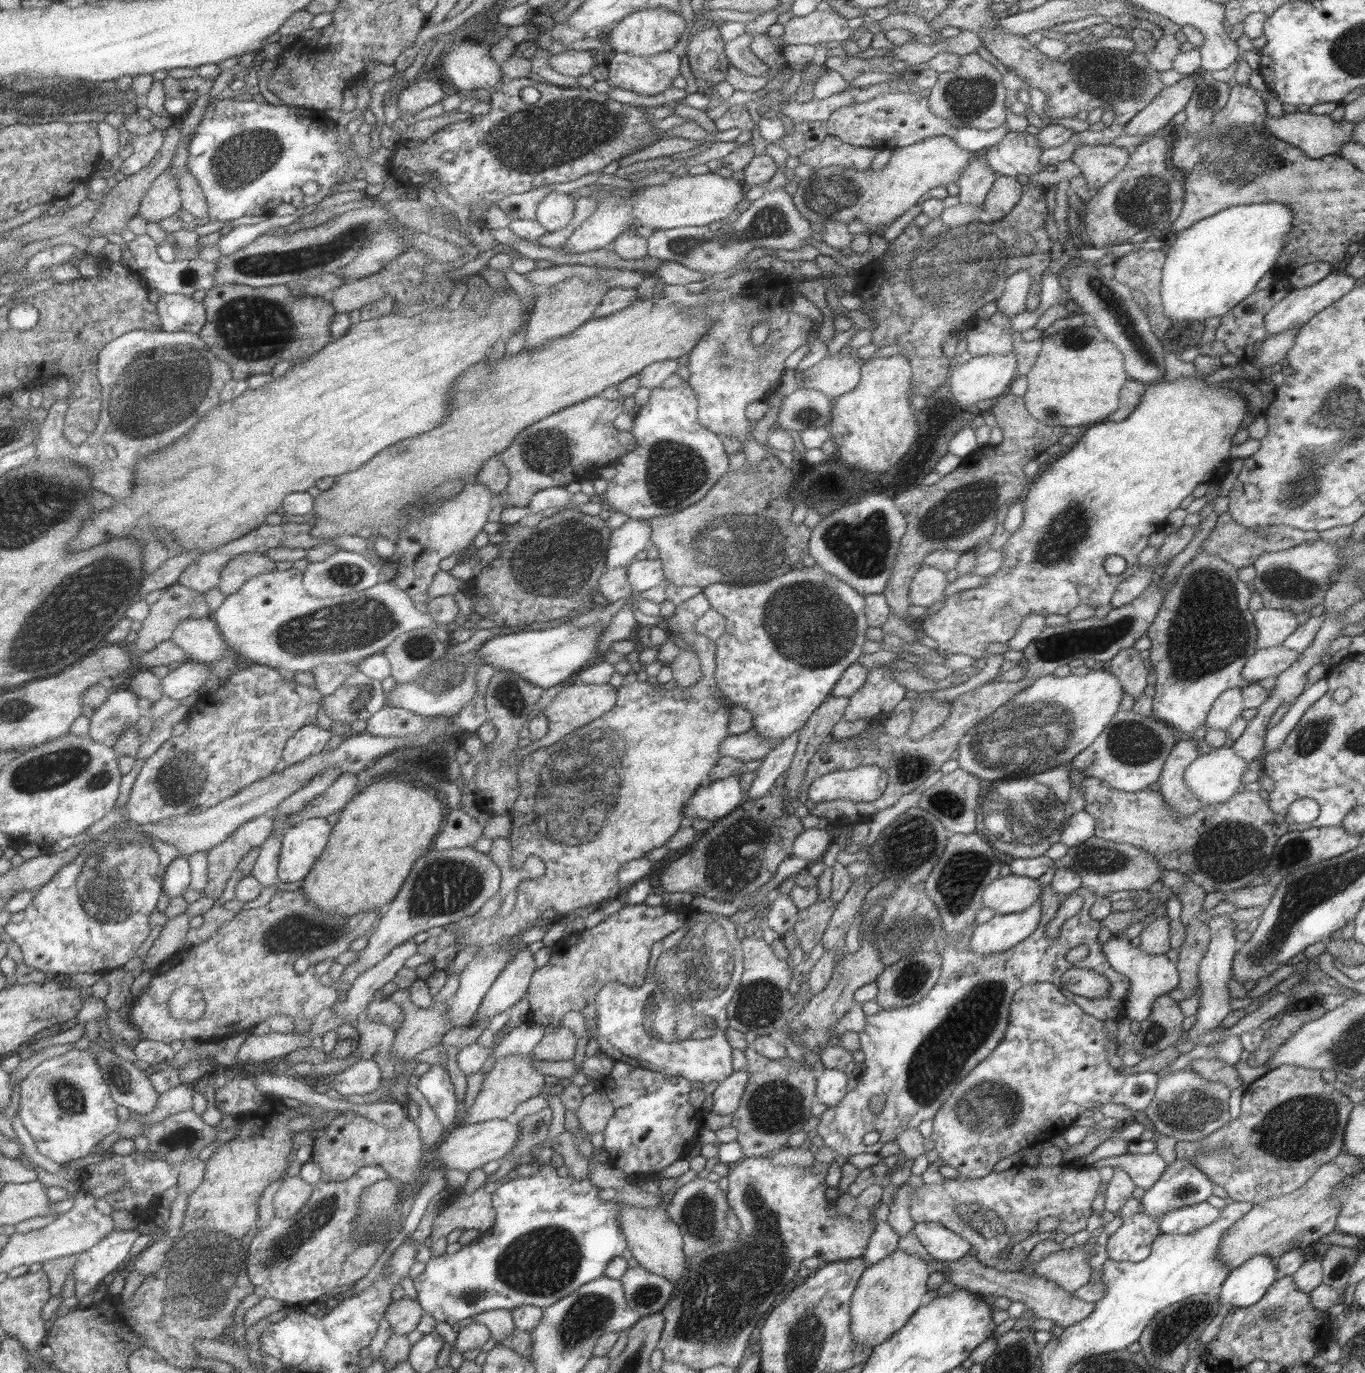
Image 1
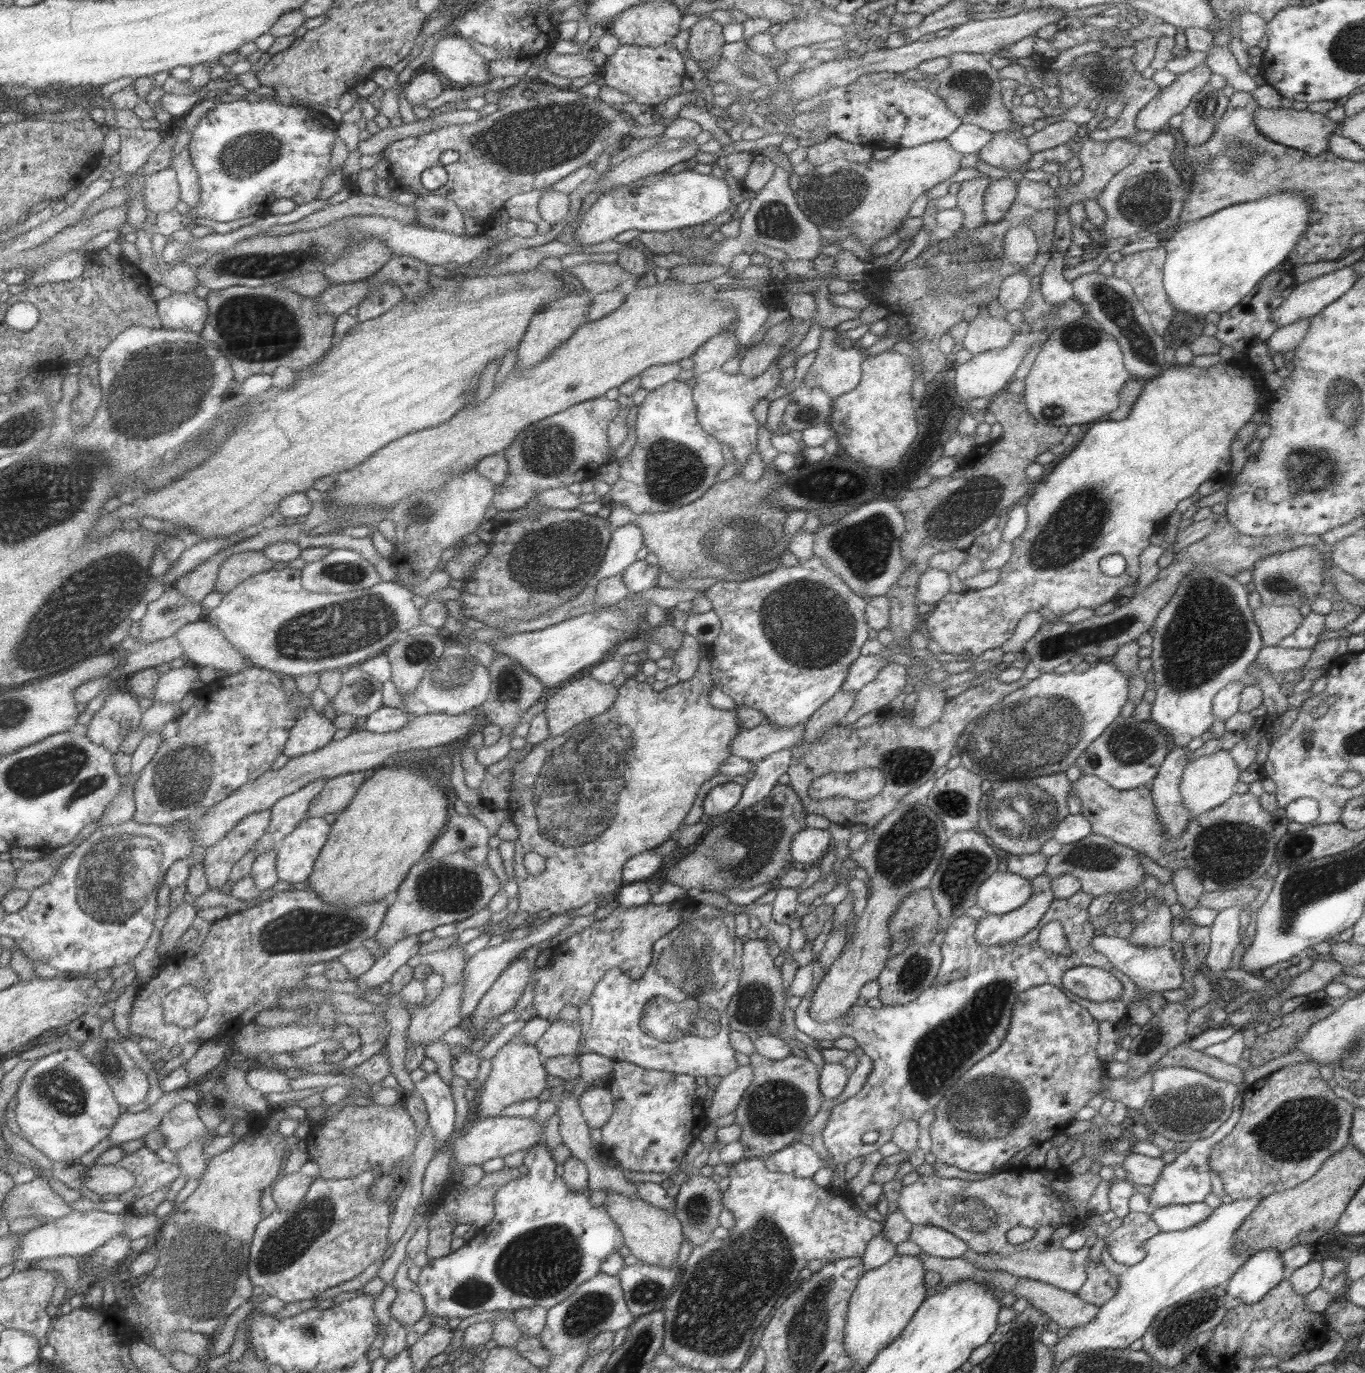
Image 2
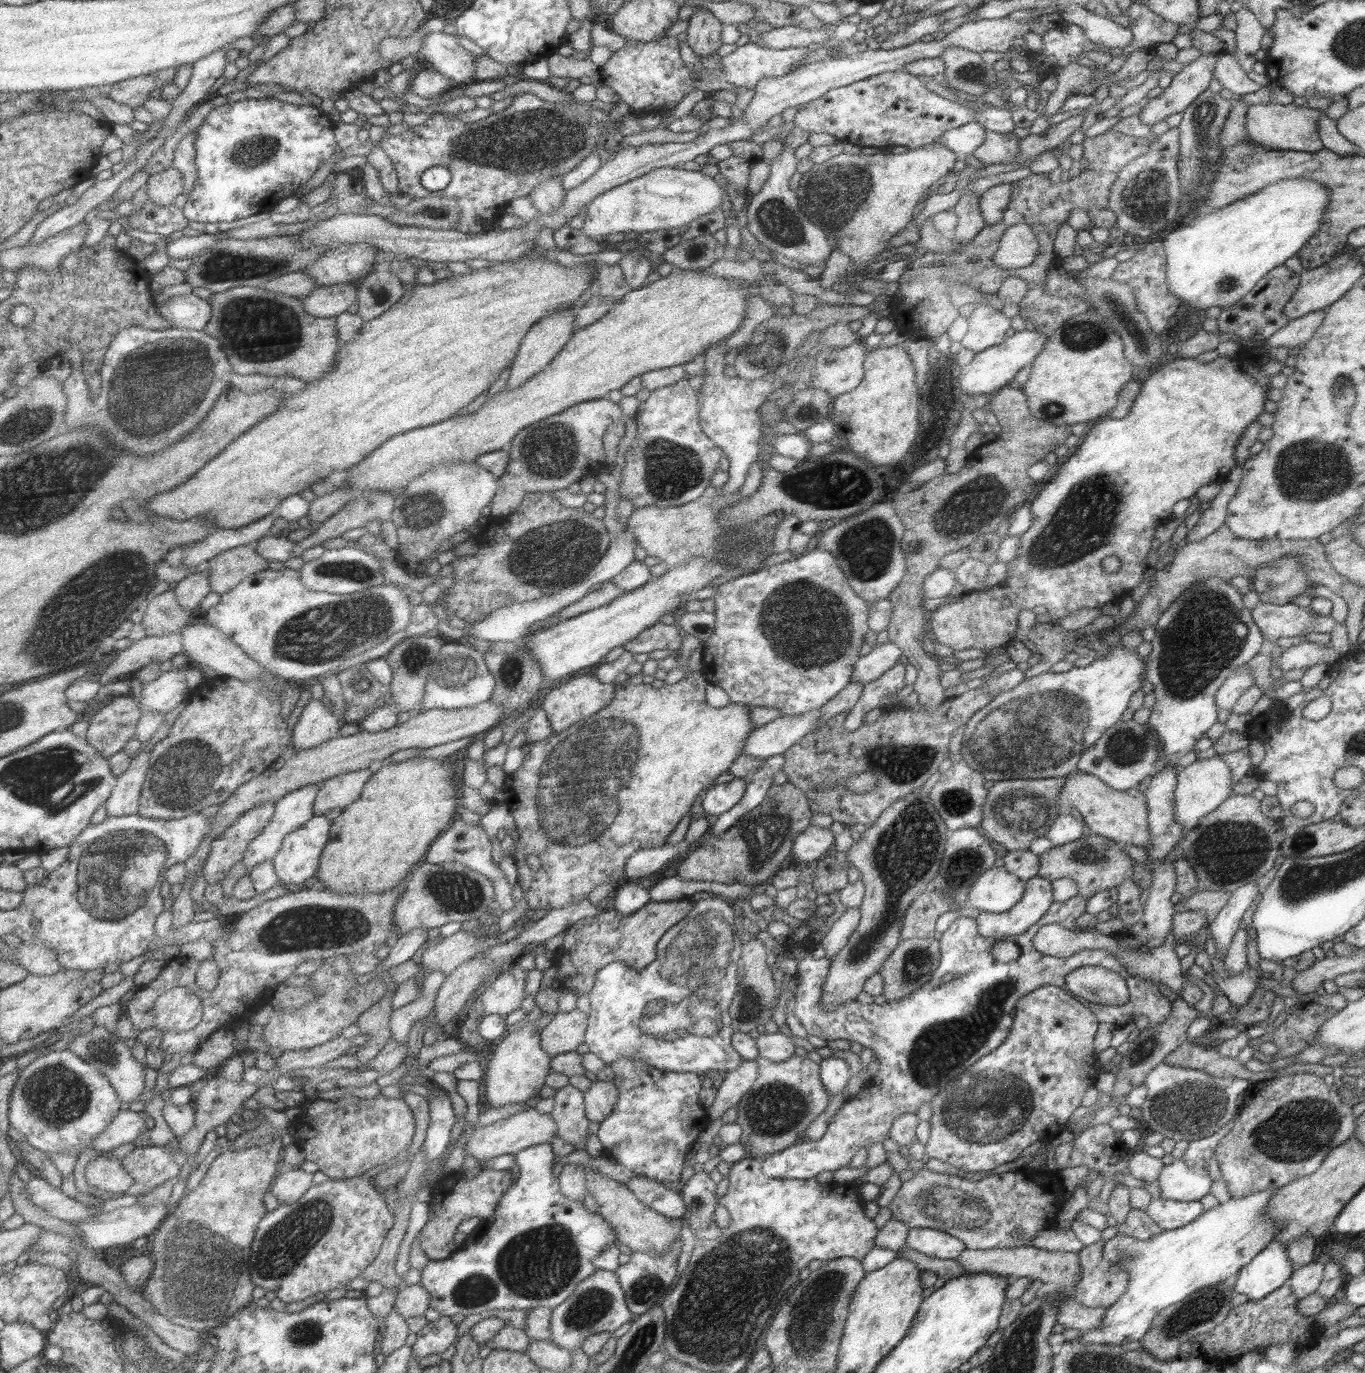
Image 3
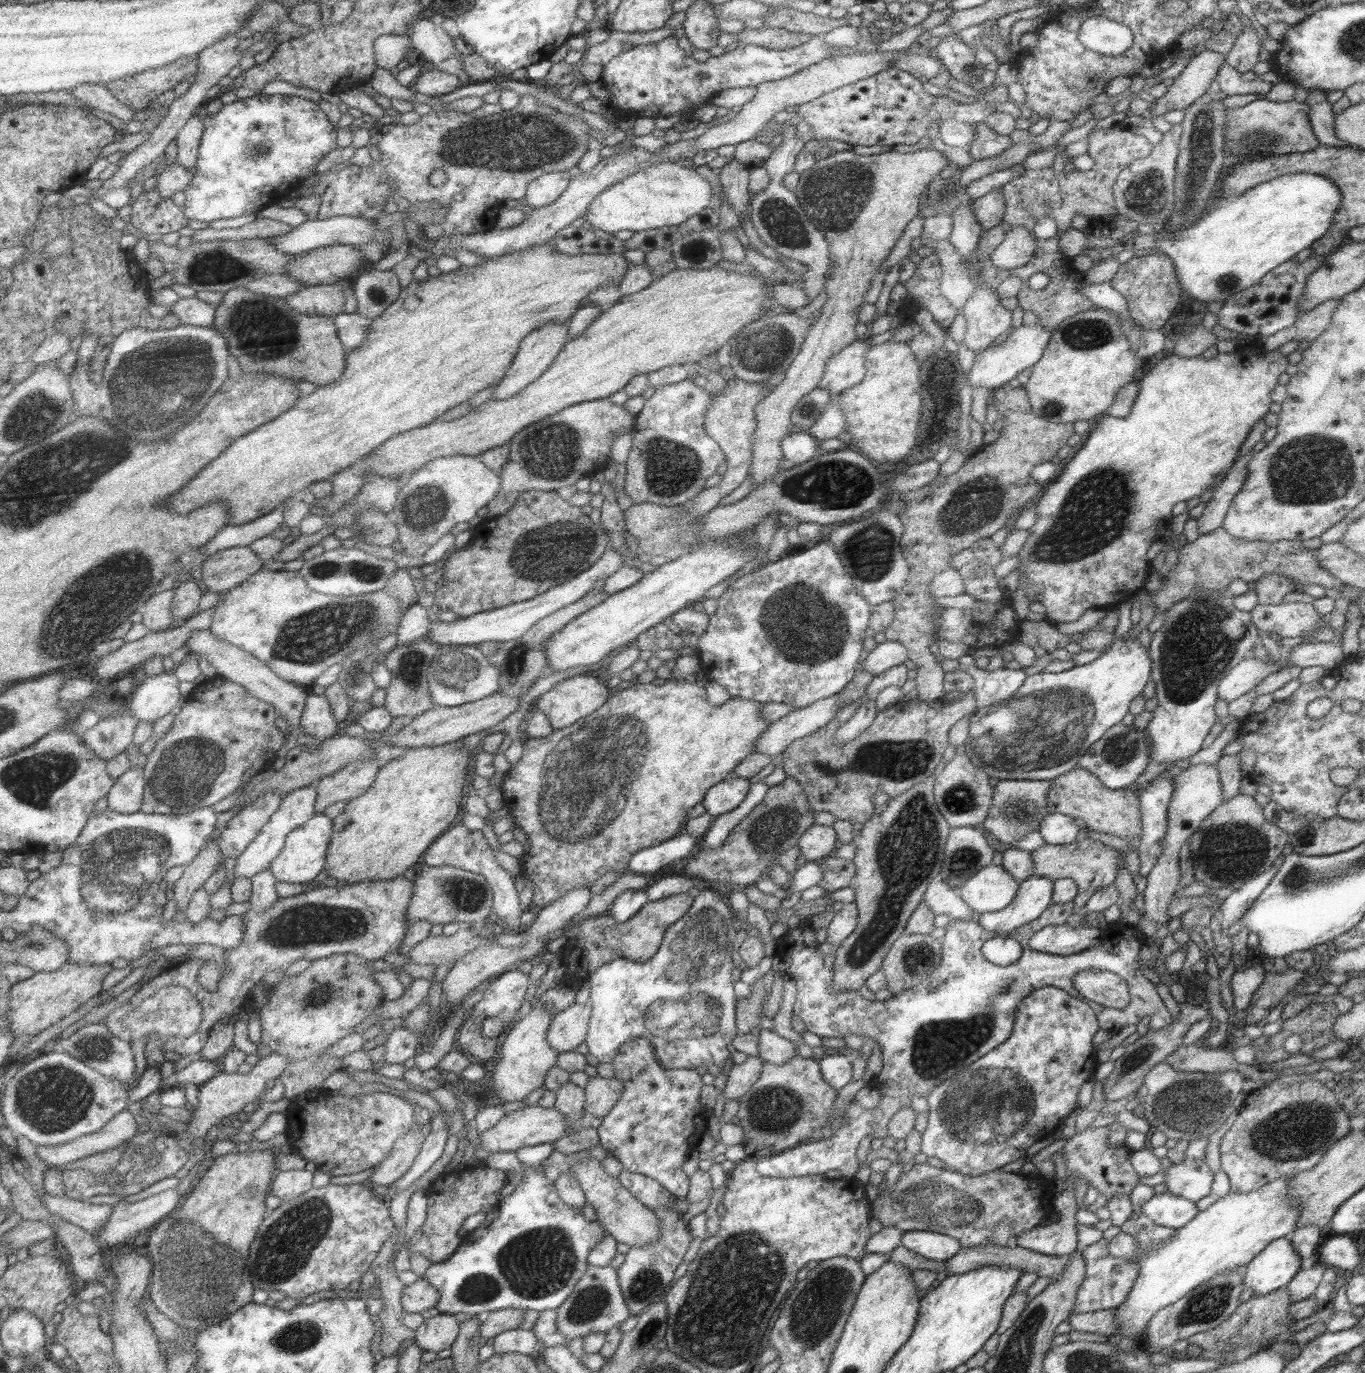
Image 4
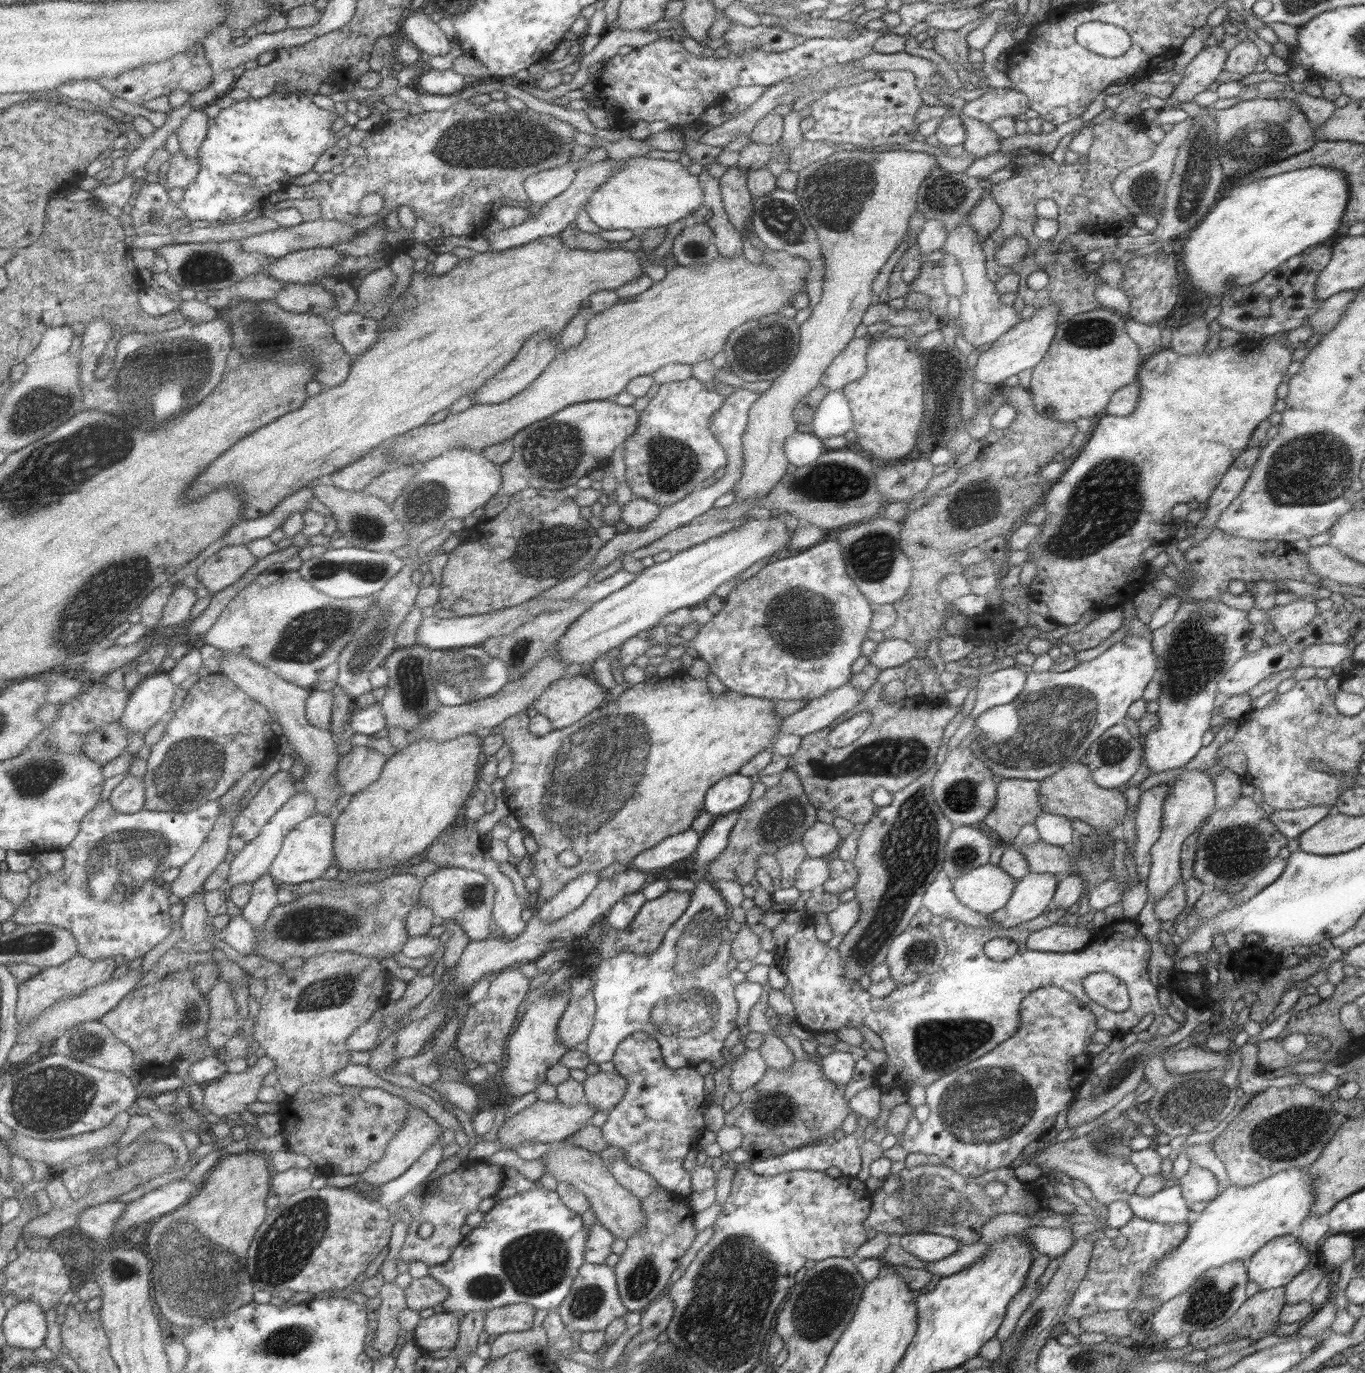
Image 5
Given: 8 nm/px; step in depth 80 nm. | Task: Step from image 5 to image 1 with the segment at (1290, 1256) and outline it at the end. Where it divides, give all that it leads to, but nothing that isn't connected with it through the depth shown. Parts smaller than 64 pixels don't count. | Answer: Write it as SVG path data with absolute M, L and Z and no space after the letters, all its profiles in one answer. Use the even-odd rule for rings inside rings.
M1265 1254L1252 1256L1237 1268L1230 1270L1225 1280L1220 1284L1218 1301L1221 1305L1229 1304L1232 1308L1248 1307L1255 1304L1267 1290L1267 1287L1274 1281L1275 1260Z

